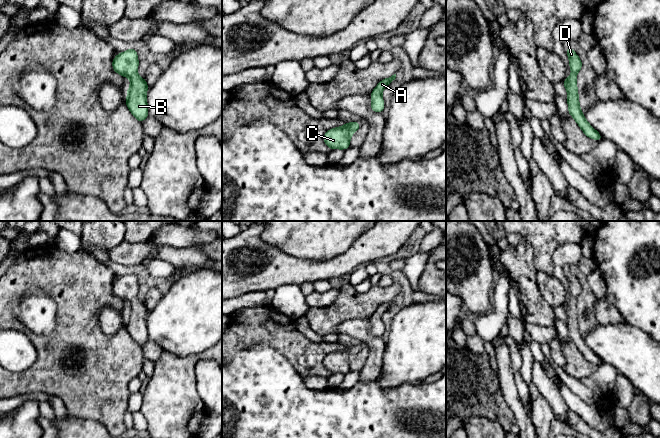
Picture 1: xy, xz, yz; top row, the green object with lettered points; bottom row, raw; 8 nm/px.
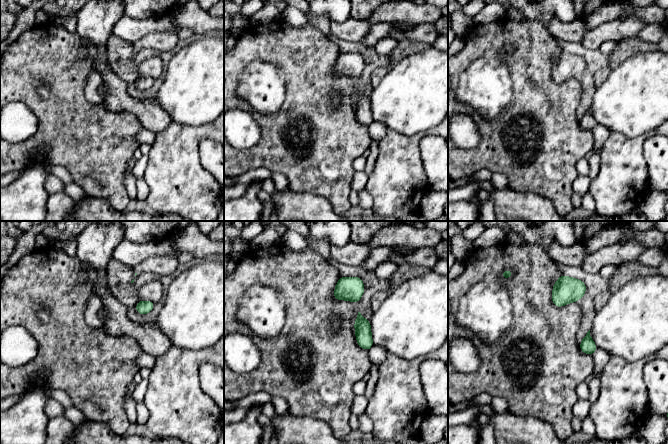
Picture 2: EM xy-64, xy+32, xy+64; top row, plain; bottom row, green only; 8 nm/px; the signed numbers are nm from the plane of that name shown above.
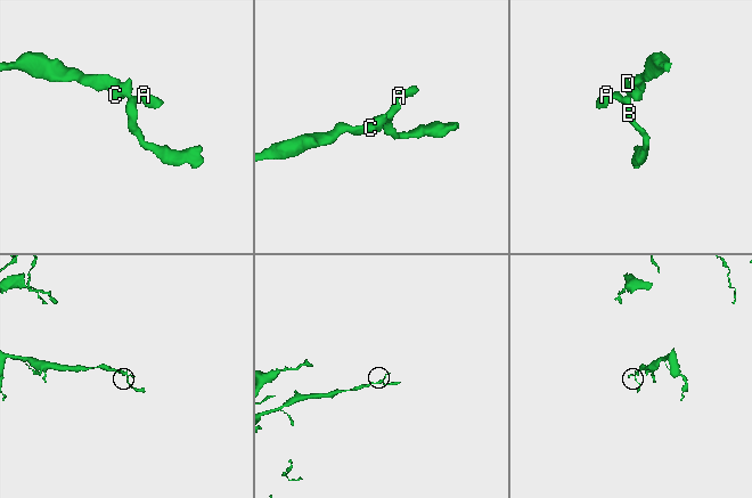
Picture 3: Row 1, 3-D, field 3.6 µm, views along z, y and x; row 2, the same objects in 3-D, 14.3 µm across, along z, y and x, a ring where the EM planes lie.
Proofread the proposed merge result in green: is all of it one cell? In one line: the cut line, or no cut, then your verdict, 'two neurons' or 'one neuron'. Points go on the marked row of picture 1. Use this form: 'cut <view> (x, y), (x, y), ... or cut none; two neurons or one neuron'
cut none; one neuron

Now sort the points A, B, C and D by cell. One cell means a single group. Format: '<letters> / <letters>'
A B C D

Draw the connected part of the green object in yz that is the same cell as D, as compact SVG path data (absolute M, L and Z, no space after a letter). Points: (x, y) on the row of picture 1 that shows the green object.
M571 46L566 48L566 53L569 58L570 69L572 72L569 78L562 81L568 93L568 112L574 118L587 137L600 142L603 139L601 134L592 128L591 125L587 122L579 106L576 75L582 68L582 61Z

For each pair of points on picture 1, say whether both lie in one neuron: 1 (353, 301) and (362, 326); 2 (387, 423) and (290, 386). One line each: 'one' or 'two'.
1: two
2: one

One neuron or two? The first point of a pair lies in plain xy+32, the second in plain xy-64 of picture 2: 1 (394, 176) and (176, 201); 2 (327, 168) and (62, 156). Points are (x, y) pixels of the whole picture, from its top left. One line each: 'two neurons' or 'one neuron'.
1: one neuron
2: one neuron

